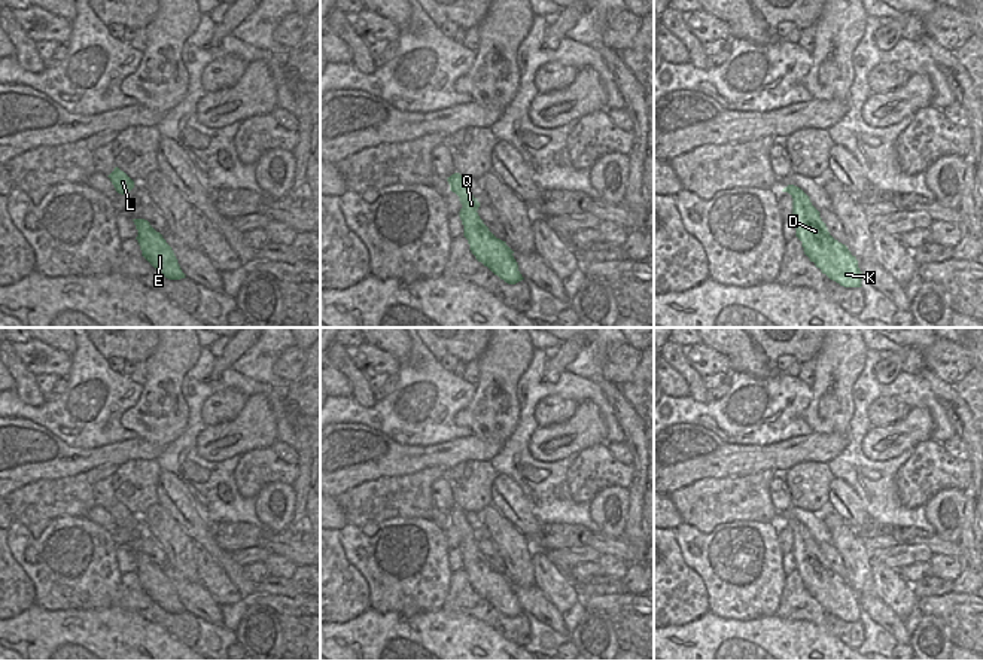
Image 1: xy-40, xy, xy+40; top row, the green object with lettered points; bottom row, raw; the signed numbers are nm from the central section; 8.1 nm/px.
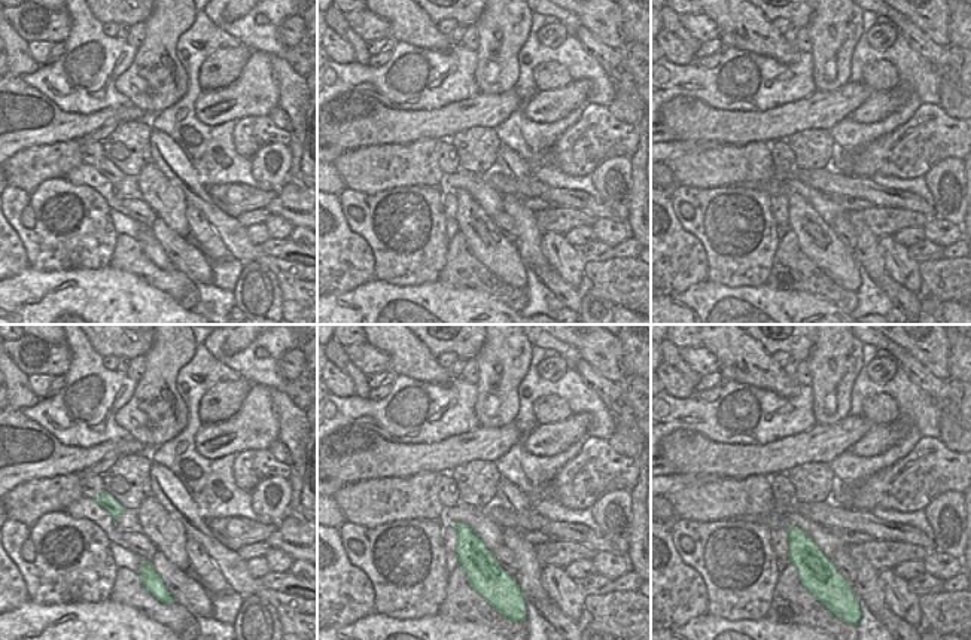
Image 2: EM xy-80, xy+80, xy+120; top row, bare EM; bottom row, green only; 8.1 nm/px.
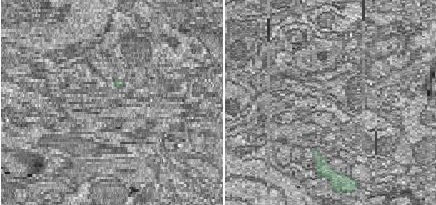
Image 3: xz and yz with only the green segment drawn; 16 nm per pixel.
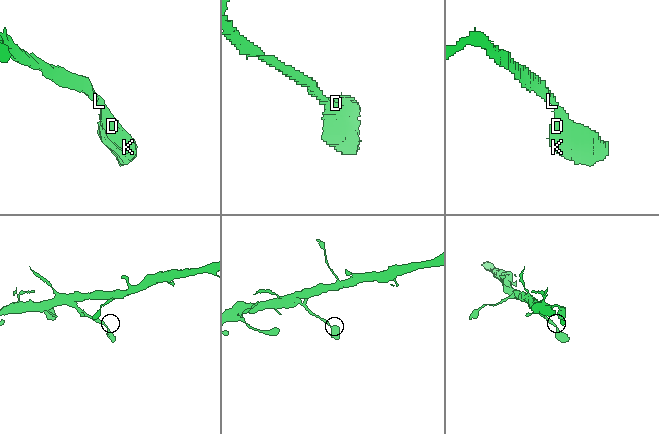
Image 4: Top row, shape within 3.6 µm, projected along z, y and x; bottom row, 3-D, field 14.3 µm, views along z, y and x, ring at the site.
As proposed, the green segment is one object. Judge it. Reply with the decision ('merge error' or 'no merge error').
no merge error

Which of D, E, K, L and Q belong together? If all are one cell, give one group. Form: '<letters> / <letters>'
D E K L Q

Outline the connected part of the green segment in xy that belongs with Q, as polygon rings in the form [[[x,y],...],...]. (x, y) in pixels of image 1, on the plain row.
[[[454,506],[447,511],[450,524],[459,530],[462,542],[459,551],[463,558],[463,570],[468,573],[469,584],[478,595],[487,600],[494,609],[508,618],[523,613],[512,584],[505,575],[496,572],[480,552],[477,543],[480,536],[468,523],[465,512]]]

